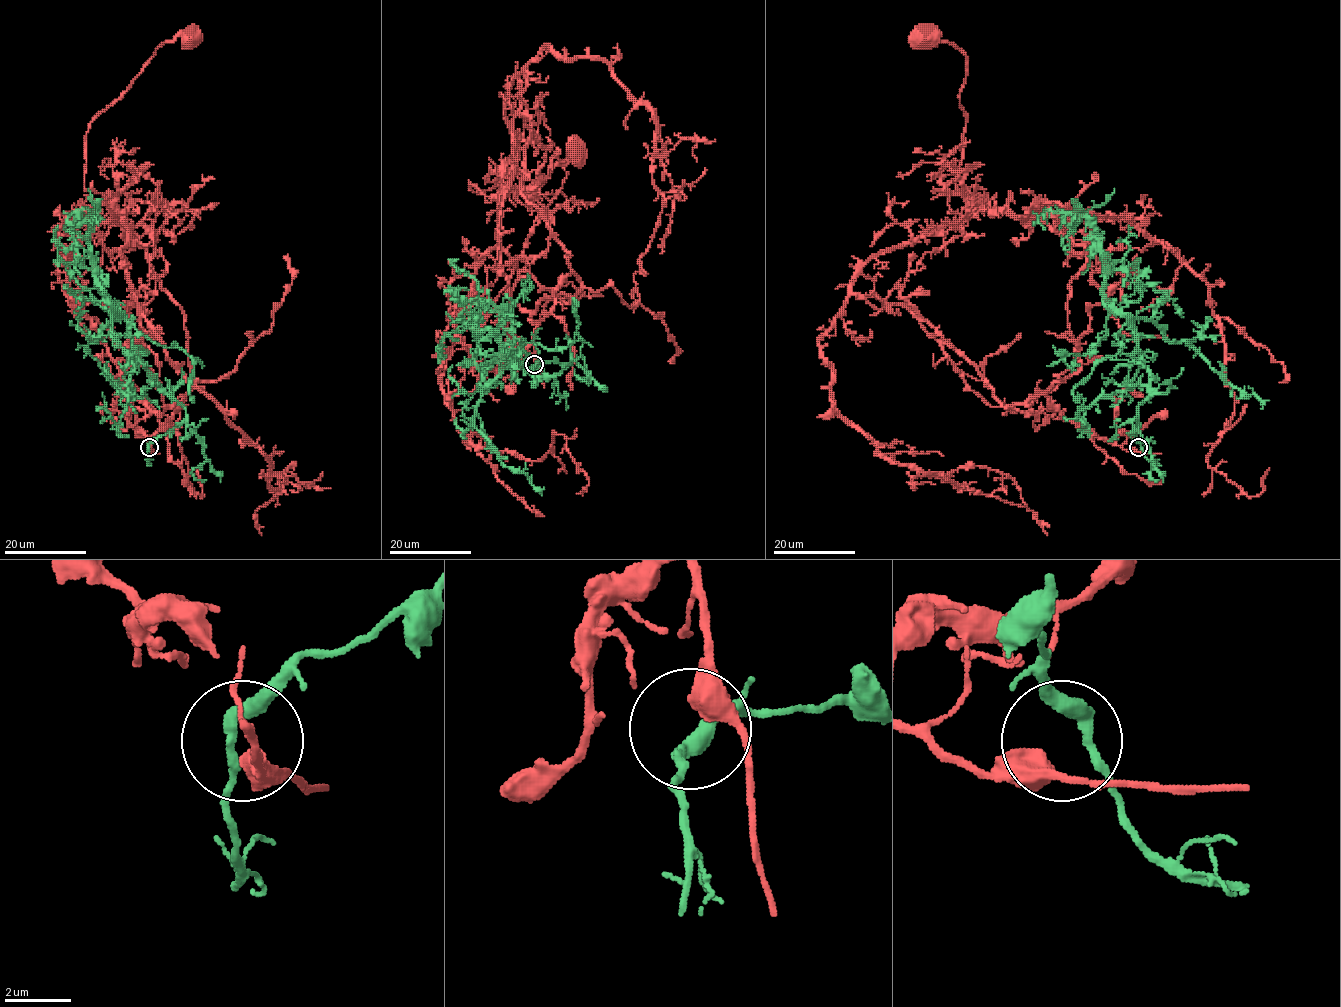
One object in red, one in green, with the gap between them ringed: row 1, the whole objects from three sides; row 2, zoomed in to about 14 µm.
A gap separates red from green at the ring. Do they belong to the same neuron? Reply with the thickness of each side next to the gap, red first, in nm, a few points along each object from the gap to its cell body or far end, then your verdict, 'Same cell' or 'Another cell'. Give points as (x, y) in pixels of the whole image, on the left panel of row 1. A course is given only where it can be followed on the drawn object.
Thickness 480 nm (red) against 400 nm. Course of red: (151, 449), (196, 382), (184, 312), (86, 190), (85, 134), (163, 43), (189, 35). Course of green: (149, 446), (185, 409), (135, 354), (128, 321), (117, 317), (87, 351), (119, 389), (160, 409). Another cell

